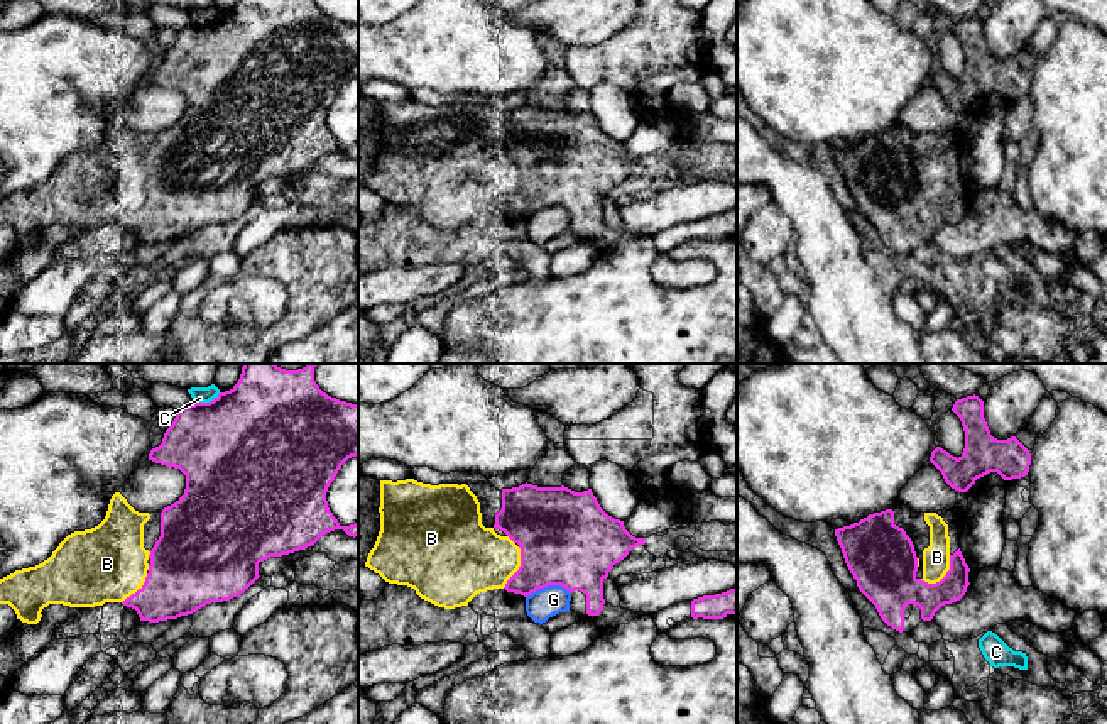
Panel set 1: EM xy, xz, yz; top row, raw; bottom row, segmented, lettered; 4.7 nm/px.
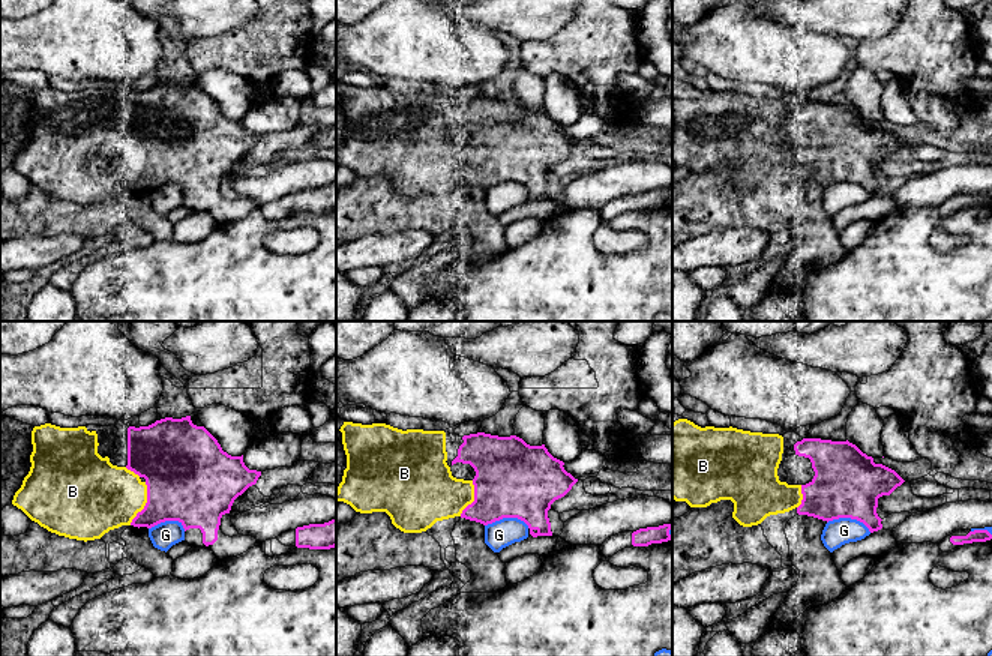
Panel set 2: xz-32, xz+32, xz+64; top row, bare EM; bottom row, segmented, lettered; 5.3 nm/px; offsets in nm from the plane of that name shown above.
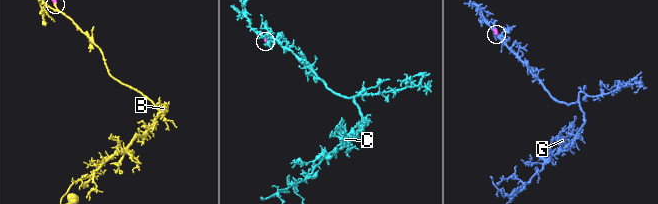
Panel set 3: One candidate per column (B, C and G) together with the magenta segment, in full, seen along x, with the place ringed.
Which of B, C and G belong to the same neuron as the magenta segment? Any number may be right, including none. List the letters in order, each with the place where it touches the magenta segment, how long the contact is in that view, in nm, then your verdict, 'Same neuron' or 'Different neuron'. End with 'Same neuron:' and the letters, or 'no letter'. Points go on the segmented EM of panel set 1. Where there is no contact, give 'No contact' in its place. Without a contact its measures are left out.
B: Touches magenta at yz (943, 577). Shared border 190 nm. Same neuron
C: Touches magenta at xy (210, 401). Shared border 130 nm. Different neuron
G: Touches magenta at xz (548, 584). Shared border 220 nm. Different neuron
Same neuron: B

